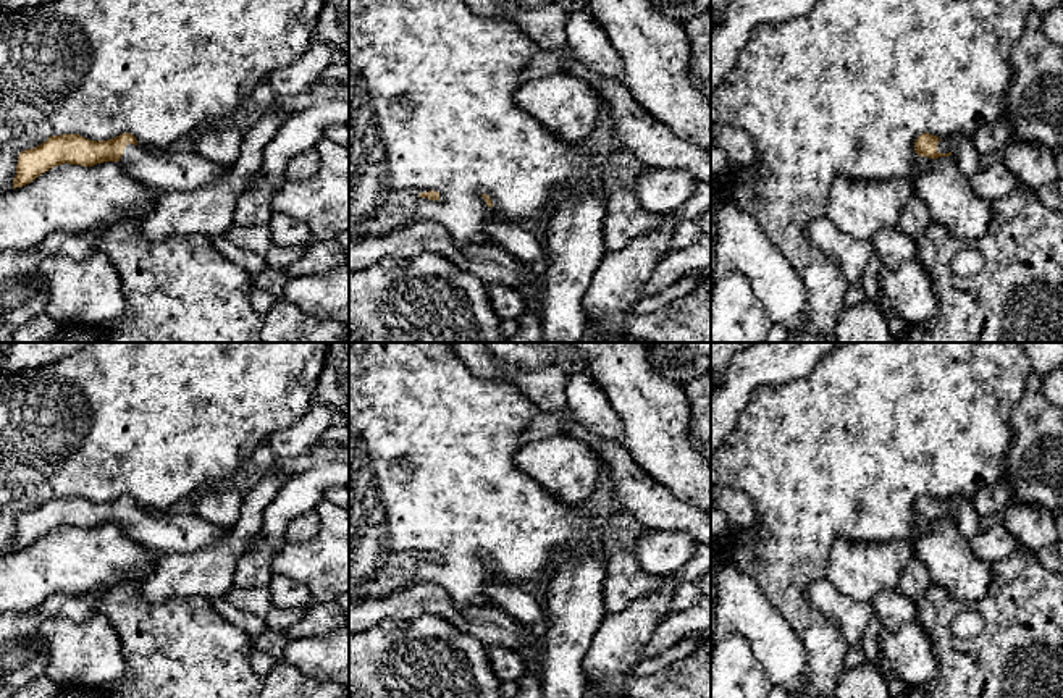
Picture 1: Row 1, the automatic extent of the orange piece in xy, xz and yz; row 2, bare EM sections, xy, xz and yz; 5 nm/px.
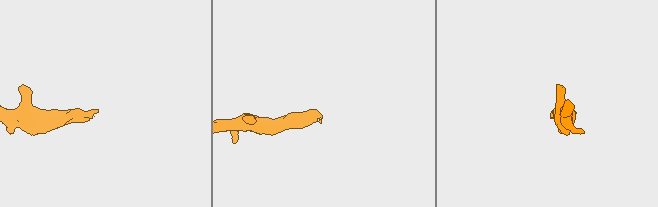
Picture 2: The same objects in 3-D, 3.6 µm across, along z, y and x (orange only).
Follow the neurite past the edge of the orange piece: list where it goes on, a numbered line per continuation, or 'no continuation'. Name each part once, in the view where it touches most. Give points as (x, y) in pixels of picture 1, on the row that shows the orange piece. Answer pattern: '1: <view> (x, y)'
1: xy (168, 170)

